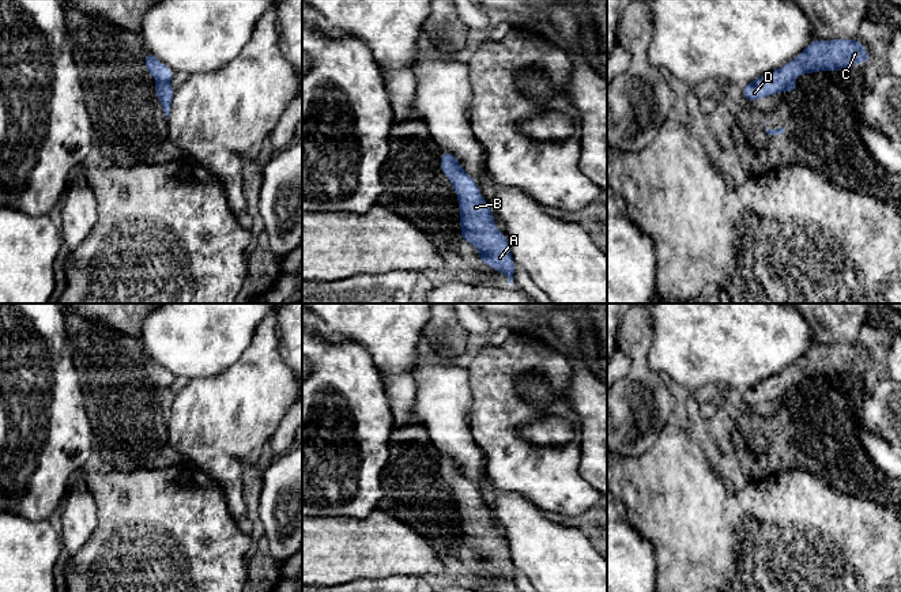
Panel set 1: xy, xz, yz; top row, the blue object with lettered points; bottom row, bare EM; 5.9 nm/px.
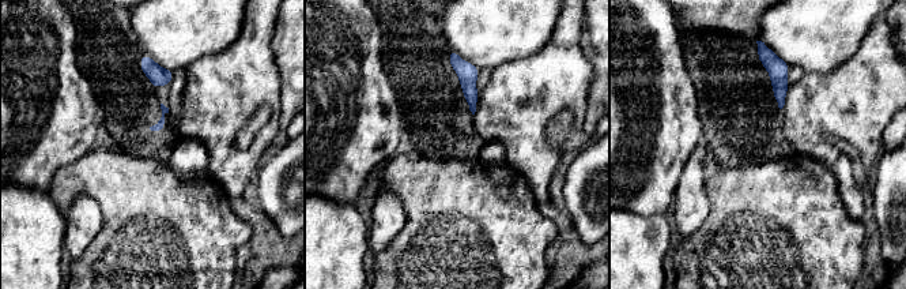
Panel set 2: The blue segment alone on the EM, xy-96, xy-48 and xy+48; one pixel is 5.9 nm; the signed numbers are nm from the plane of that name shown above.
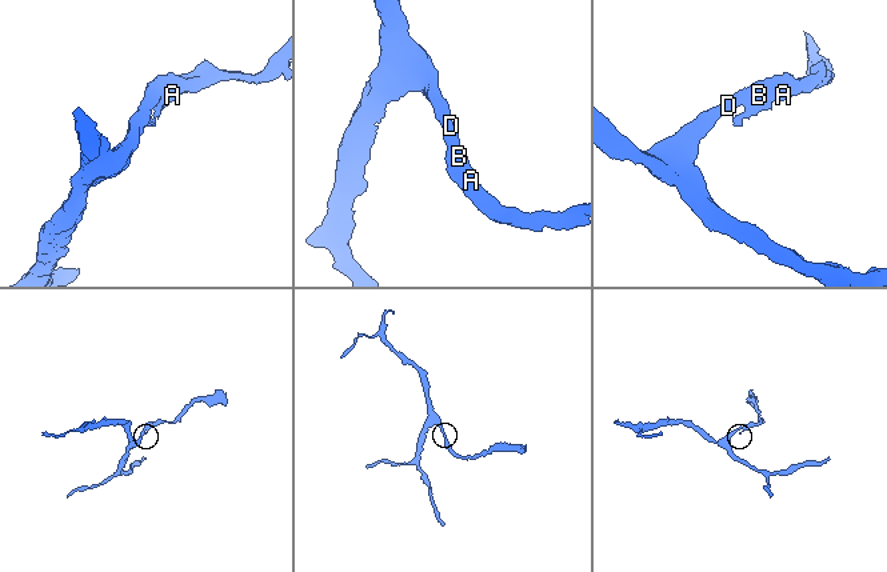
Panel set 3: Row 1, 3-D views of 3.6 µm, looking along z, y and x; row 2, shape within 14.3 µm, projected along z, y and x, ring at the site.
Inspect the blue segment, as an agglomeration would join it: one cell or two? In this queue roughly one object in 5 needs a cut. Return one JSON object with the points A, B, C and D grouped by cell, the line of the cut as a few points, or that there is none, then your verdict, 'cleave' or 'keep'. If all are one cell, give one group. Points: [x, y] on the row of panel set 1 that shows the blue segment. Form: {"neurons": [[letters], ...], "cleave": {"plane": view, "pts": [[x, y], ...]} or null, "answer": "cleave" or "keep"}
{"neurons": [["A", "B", "C", "D"]], "cleave": null, "answer": "keep"}

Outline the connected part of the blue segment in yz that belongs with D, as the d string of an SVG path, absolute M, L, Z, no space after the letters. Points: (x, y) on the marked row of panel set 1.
M815 39L791 63L747 83L743 88L743 98L750 102L783 90L789 94L796 90L795 79L800 73L836 69L848 72L856 63L868 64L870 61L859 39L830 39L829 42Z

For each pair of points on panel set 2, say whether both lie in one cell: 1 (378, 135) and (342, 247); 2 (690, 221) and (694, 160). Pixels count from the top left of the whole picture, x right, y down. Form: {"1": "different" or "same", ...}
{"1": "different", "2": "same"}

